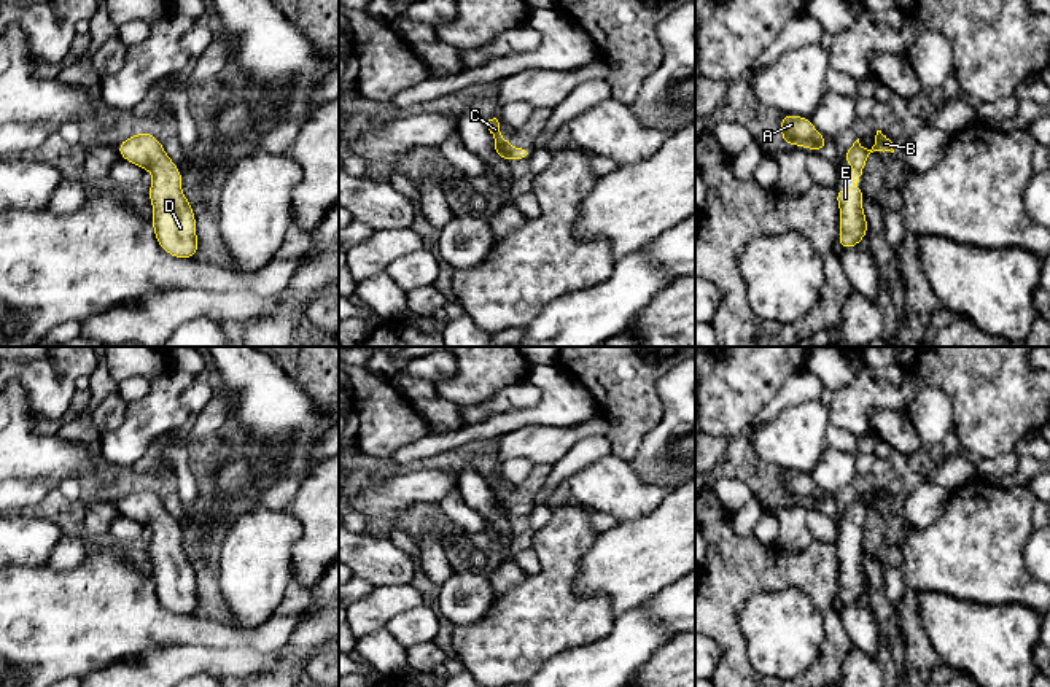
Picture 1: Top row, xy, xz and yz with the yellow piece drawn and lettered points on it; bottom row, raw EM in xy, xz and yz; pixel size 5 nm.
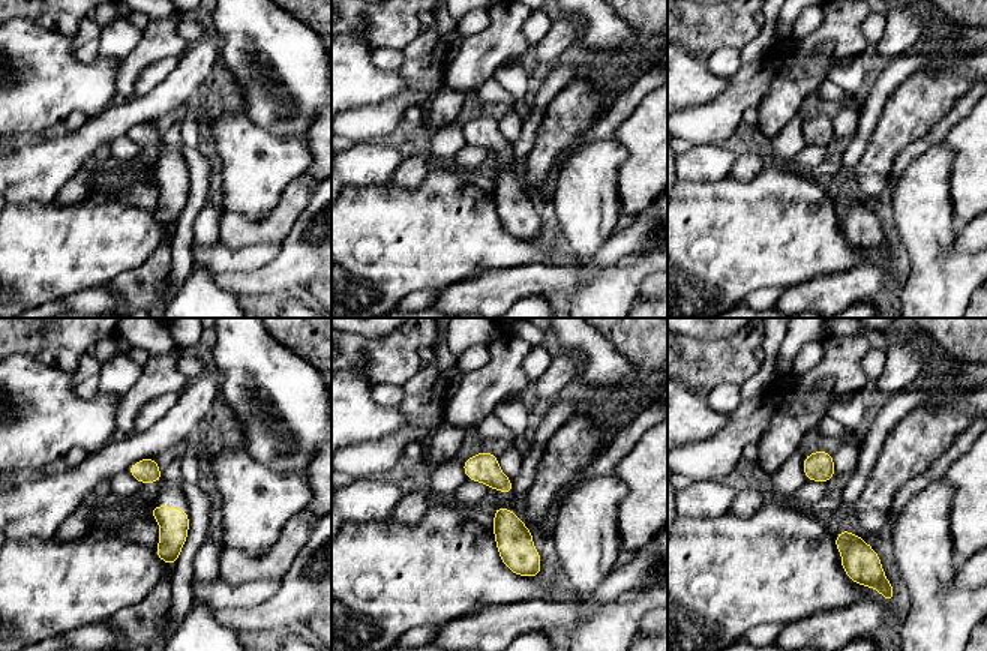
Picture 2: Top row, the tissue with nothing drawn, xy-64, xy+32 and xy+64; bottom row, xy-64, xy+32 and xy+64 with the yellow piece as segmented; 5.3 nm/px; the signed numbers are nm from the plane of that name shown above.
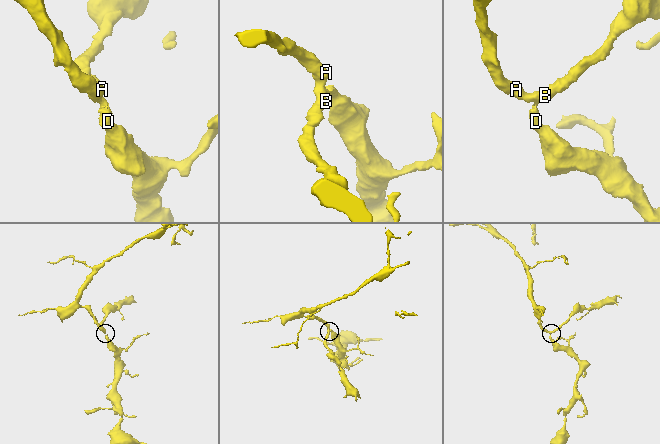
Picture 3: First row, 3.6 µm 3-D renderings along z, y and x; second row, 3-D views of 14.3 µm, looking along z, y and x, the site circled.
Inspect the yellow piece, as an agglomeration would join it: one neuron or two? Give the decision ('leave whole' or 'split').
leave whole

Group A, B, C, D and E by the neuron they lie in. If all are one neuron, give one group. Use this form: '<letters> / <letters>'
A B C D E

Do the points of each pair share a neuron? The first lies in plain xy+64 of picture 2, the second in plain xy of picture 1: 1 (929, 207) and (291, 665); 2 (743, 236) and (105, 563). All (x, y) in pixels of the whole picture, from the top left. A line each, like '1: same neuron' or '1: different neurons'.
1: same neuron
2: same neuron

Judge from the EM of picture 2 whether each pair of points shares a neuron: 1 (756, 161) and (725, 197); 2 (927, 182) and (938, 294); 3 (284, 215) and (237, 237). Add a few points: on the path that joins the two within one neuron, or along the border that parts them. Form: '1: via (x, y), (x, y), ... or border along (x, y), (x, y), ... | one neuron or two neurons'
1: border along (768, 159), (750, 180), (737, 182), (729, 177) | two neurons
2: via (927, 210), (927, 248), (932, 266) | one neuron
3: via (272, 227), (269, 230), (249, 231) | one neuron

